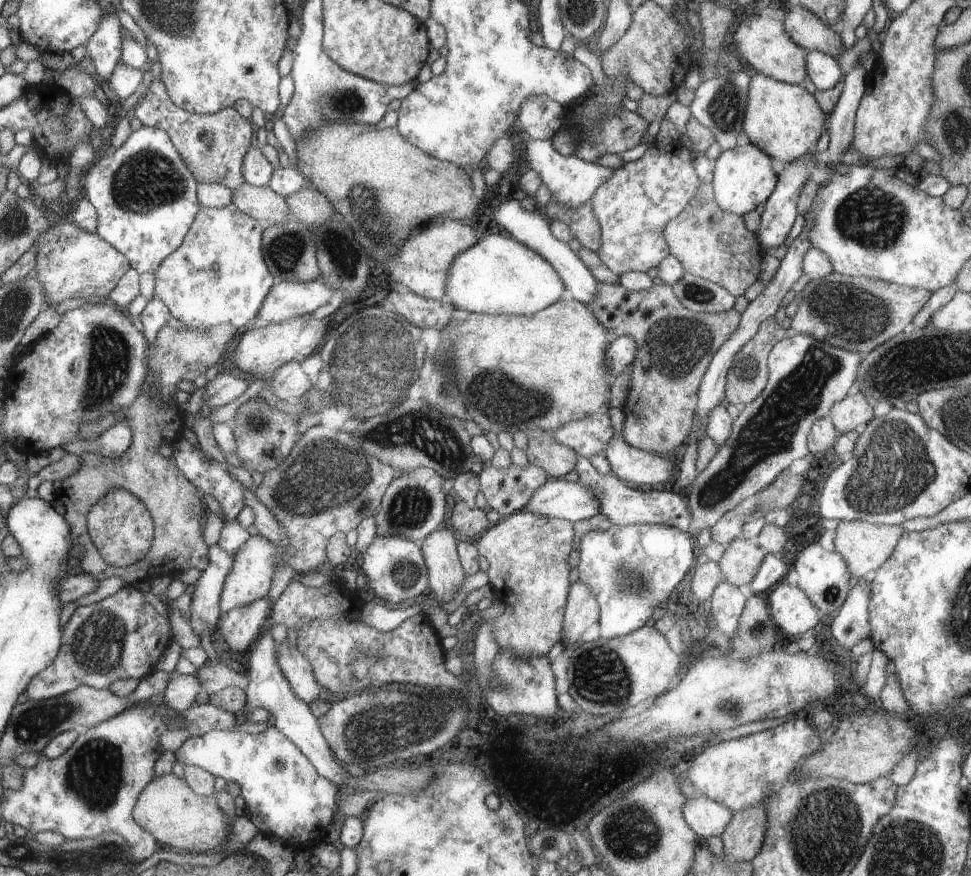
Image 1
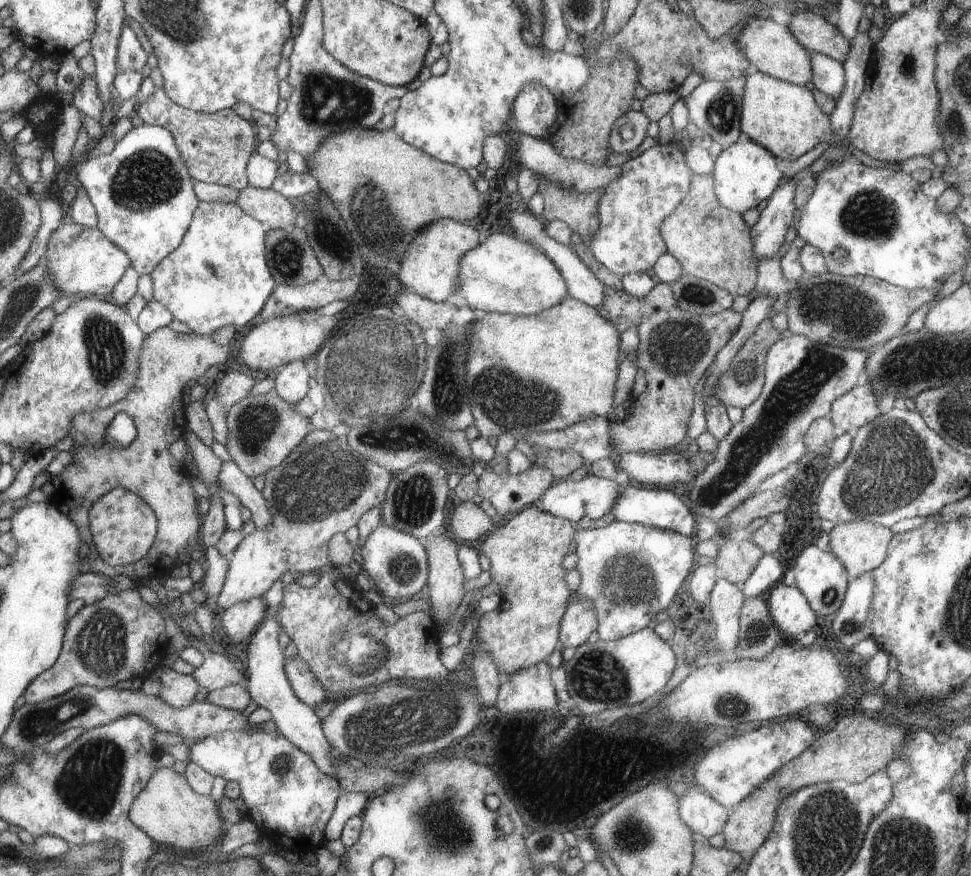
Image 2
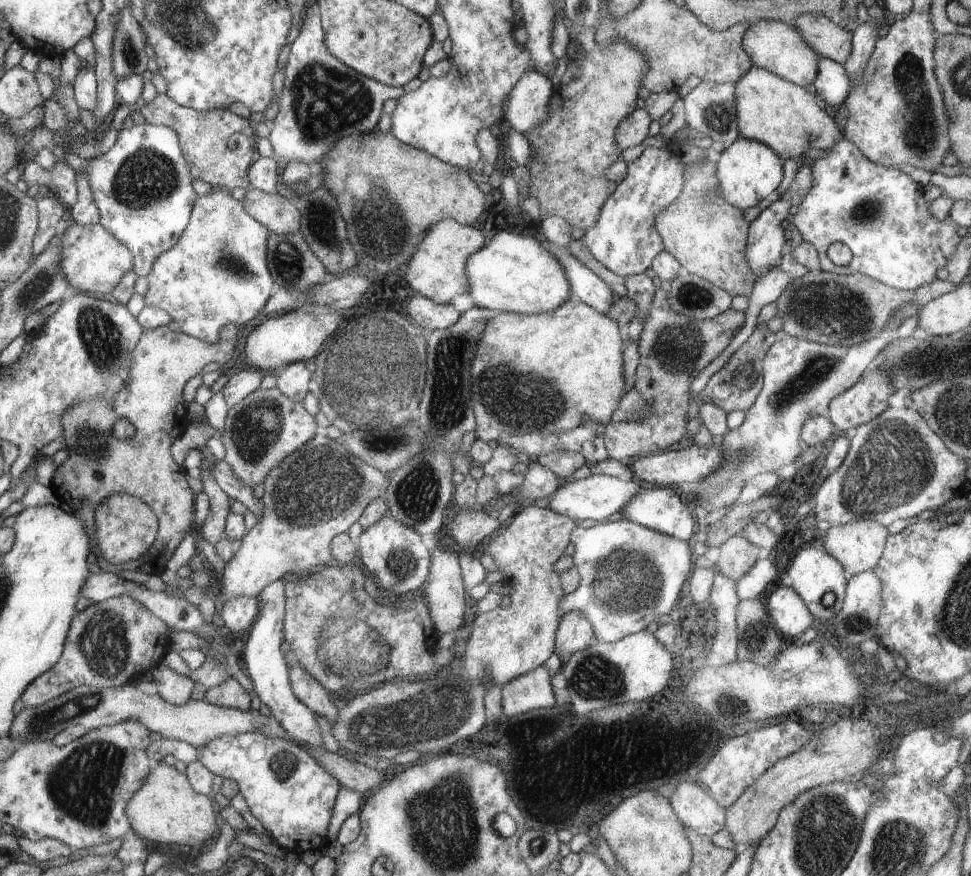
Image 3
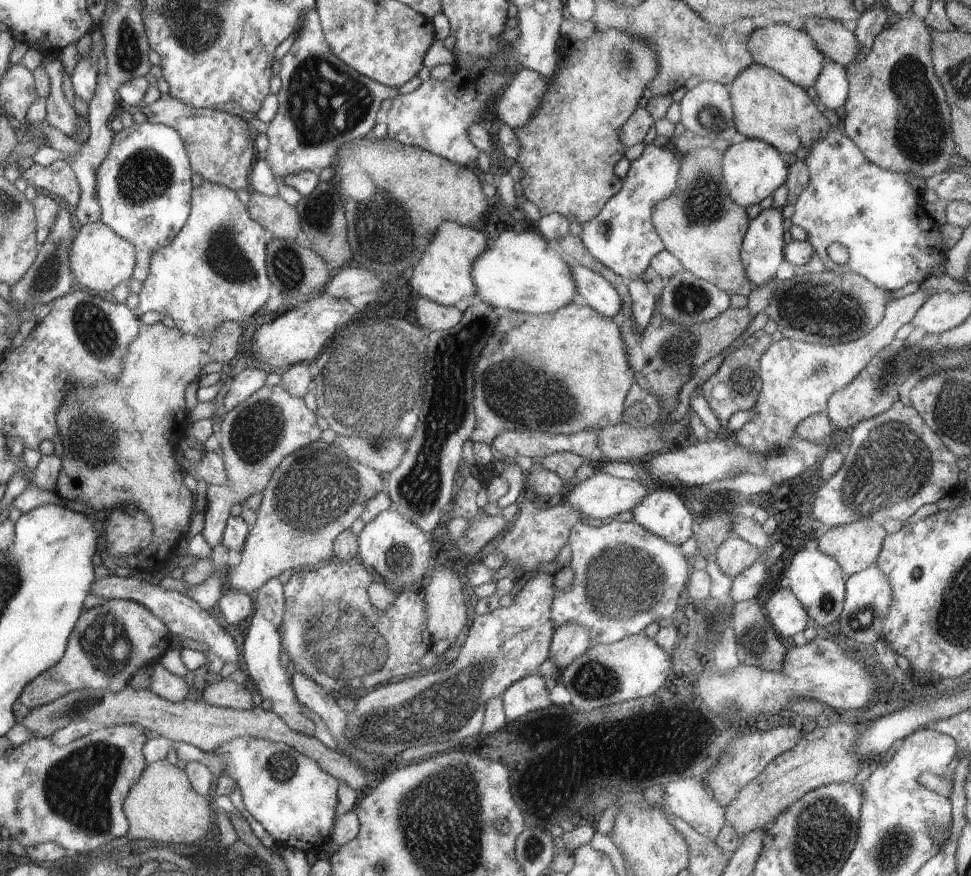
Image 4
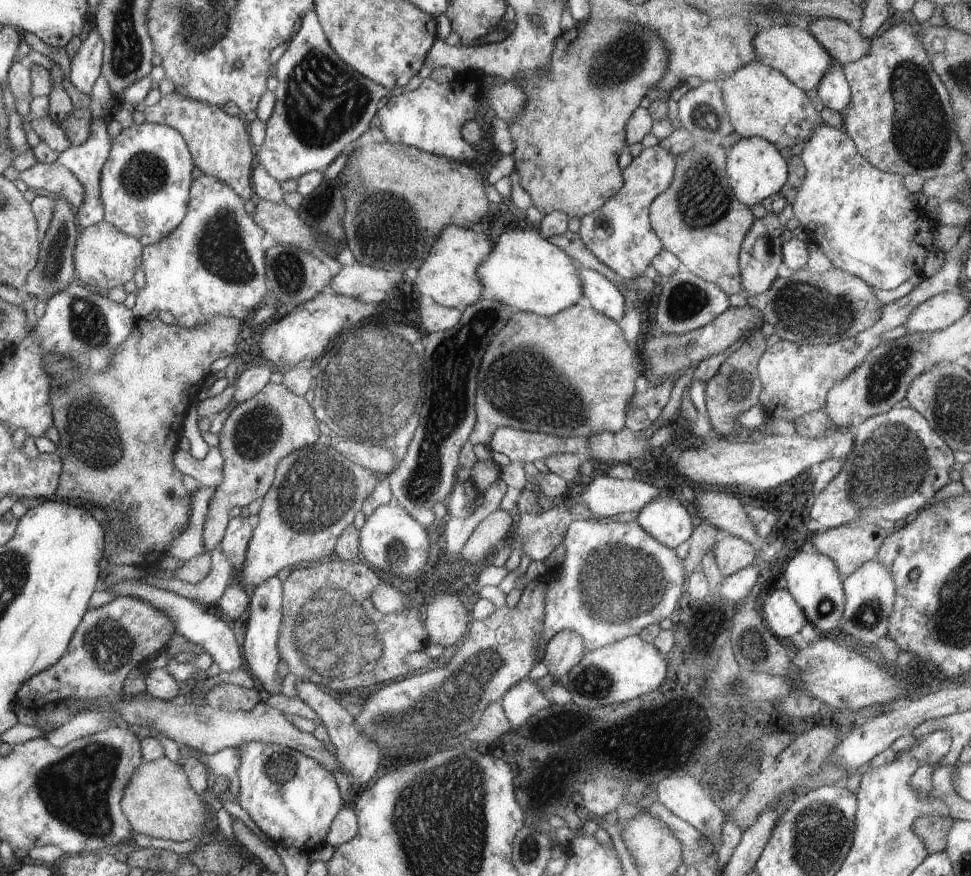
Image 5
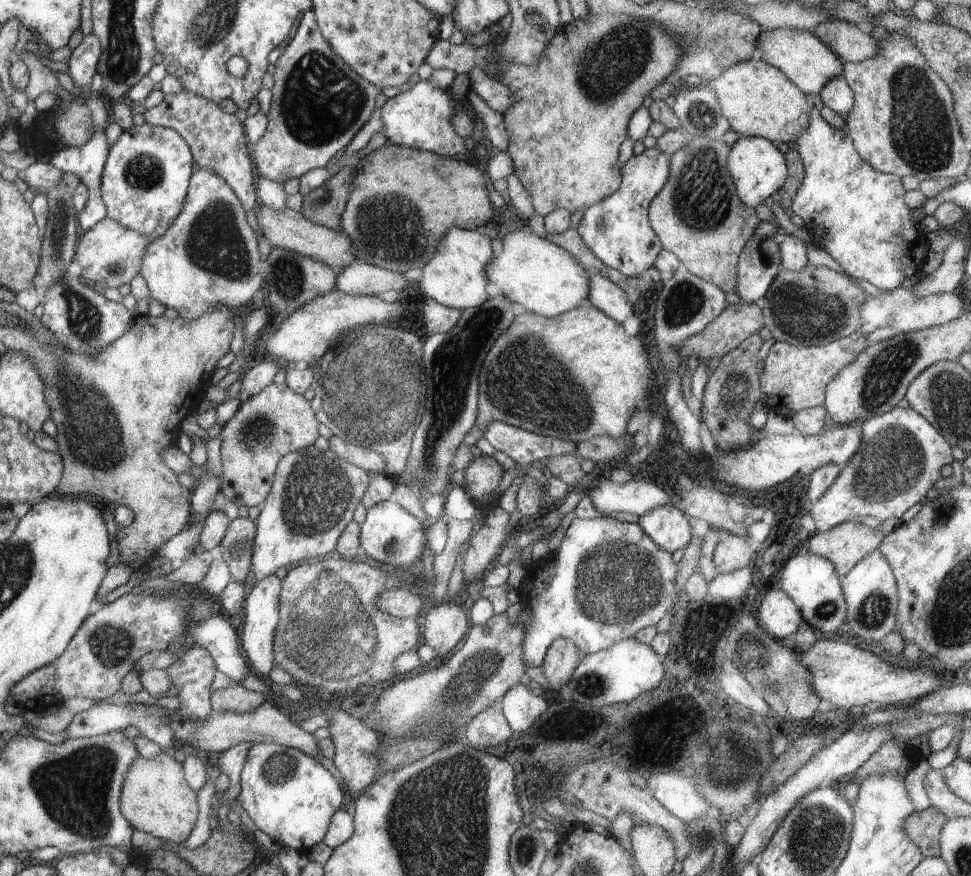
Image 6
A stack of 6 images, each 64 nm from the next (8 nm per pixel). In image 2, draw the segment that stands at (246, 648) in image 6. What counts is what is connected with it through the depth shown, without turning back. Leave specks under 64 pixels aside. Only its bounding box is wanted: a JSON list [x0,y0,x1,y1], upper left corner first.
[243,578,336,777]

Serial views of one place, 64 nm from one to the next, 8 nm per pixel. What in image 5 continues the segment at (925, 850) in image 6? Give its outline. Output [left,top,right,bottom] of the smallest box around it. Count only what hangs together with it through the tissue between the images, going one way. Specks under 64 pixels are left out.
[916,814,953,855]

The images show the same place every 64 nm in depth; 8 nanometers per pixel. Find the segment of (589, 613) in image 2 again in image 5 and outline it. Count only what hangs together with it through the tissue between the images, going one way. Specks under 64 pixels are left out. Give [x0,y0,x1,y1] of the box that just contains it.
[543,632,585,682]

